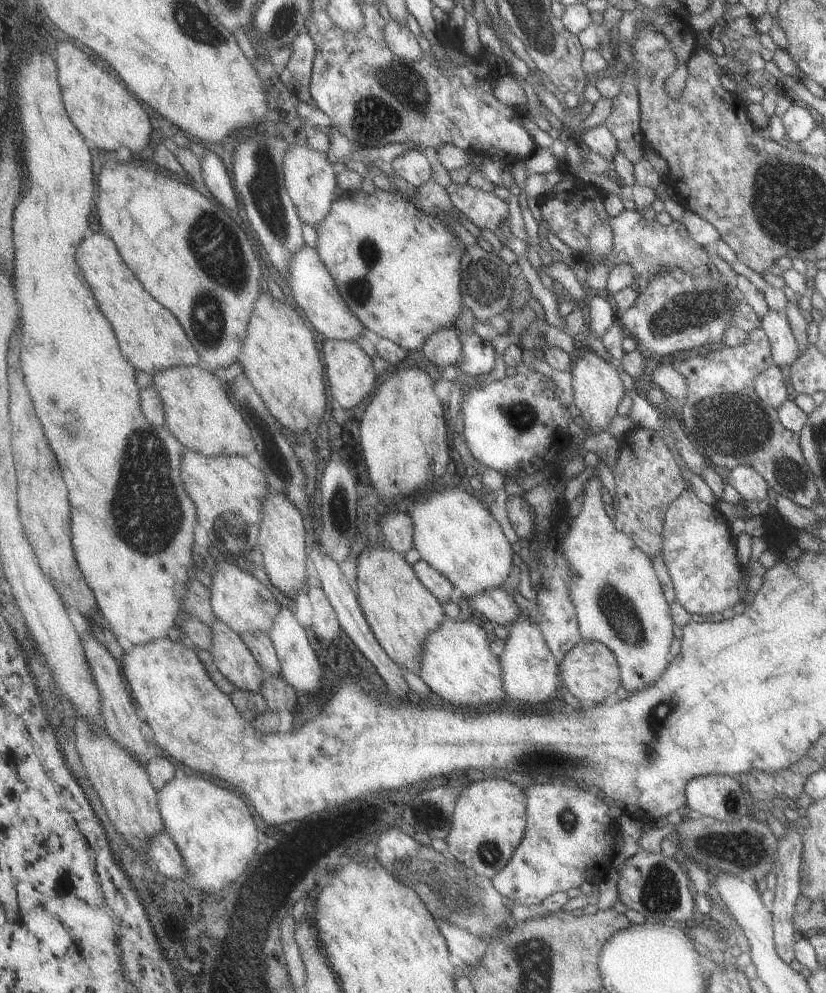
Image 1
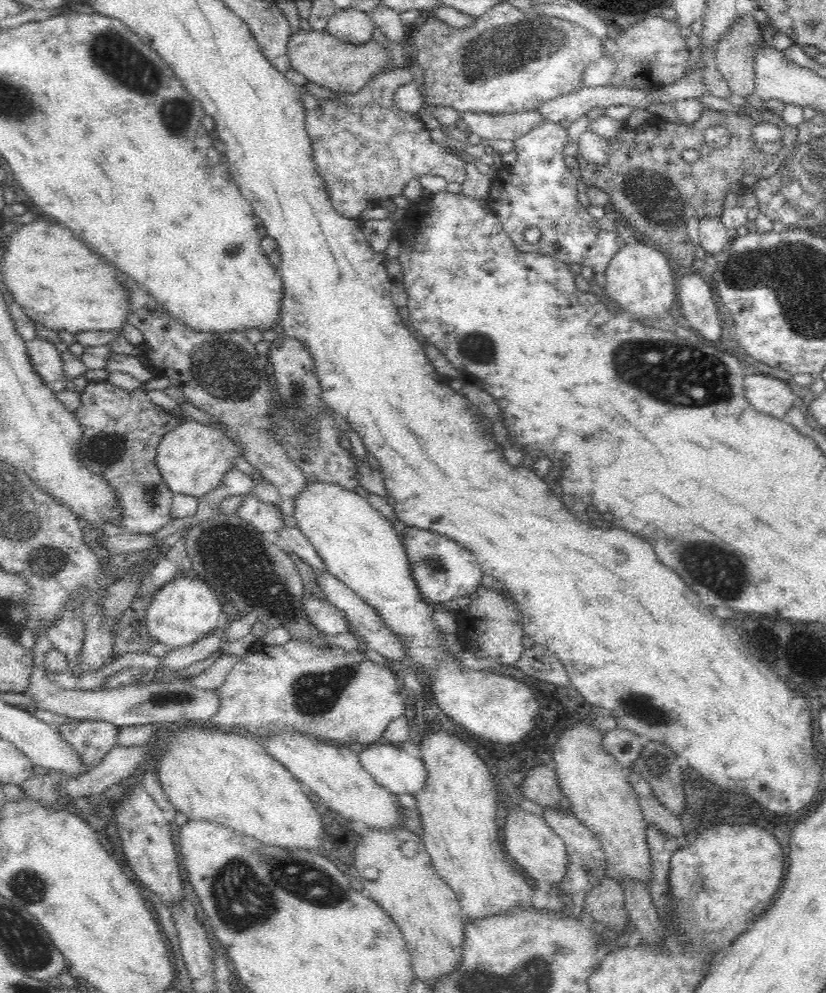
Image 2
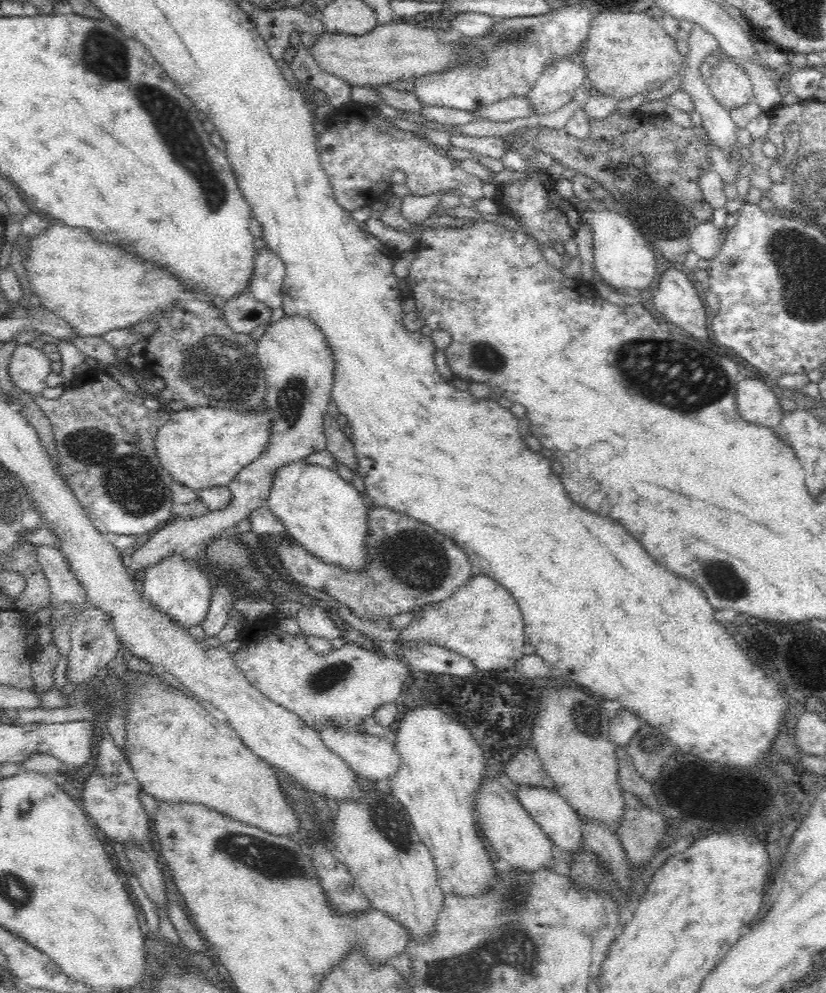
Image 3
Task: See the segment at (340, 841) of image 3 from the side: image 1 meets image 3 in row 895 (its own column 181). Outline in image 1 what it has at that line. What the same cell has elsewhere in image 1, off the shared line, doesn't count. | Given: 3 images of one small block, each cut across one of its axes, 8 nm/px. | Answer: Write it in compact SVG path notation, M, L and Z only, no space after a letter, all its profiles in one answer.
M175 366L152 374L152 386L163 402L165 428L186 448L204 456L250 456L256 445L240 410L232 404L226 382L210 370L194 366Z

